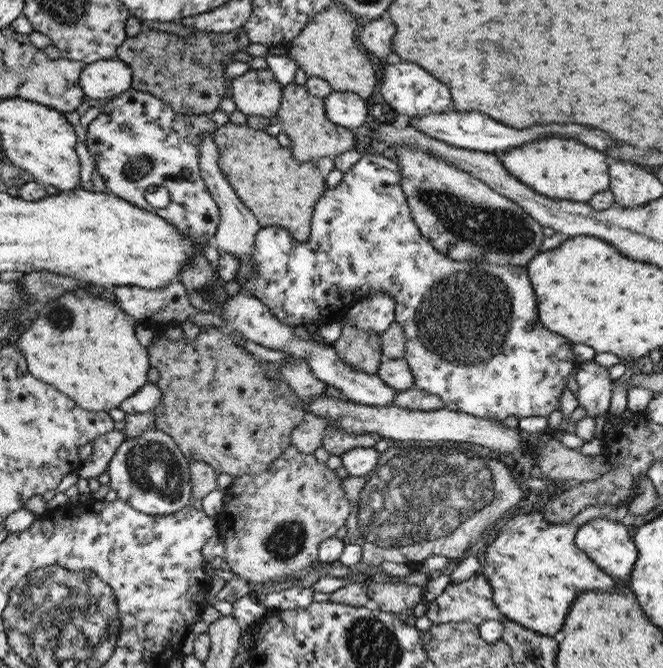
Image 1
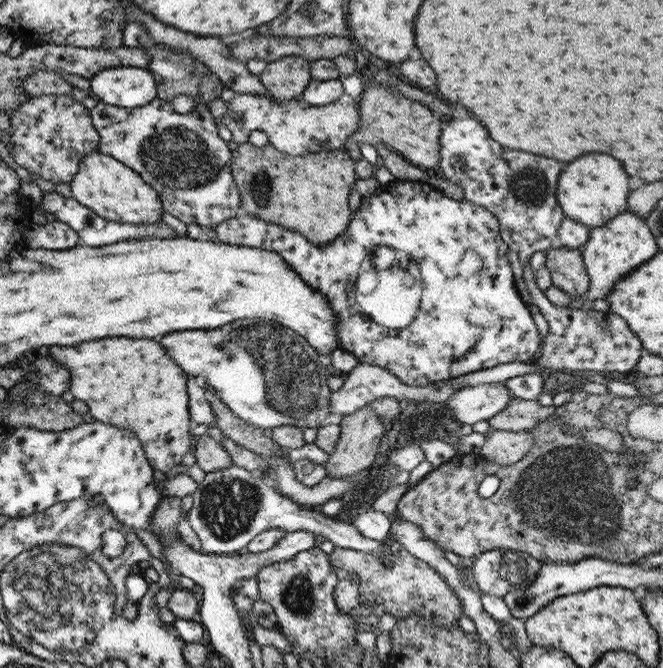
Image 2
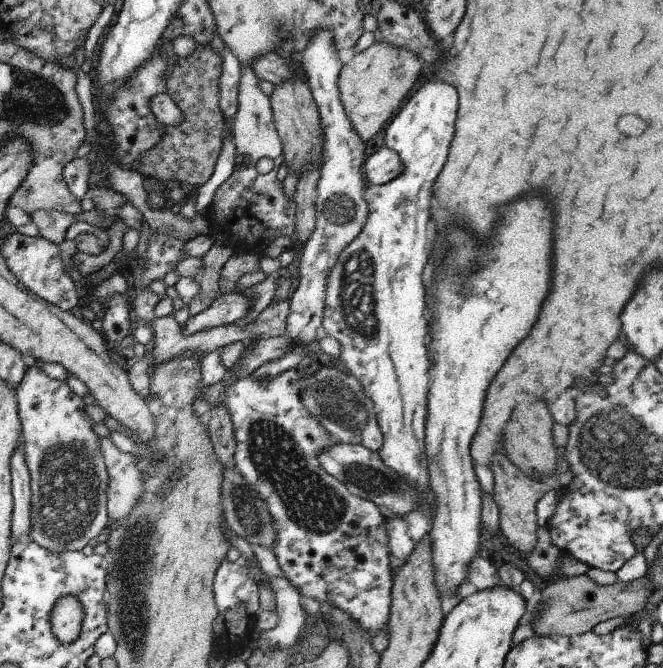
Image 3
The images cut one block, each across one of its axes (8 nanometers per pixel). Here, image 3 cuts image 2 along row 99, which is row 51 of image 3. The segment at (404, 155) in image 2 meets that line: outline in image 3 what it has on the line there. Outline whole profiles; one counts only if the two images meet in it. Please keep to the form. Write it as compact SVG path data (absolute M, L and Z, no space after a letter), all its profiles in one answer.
M378 39L342 65L336 85L340 104L351 129L363 144L371 140L389 118L394 117L403 98L418 80L420 70L421 62L414 53L391 47Z

